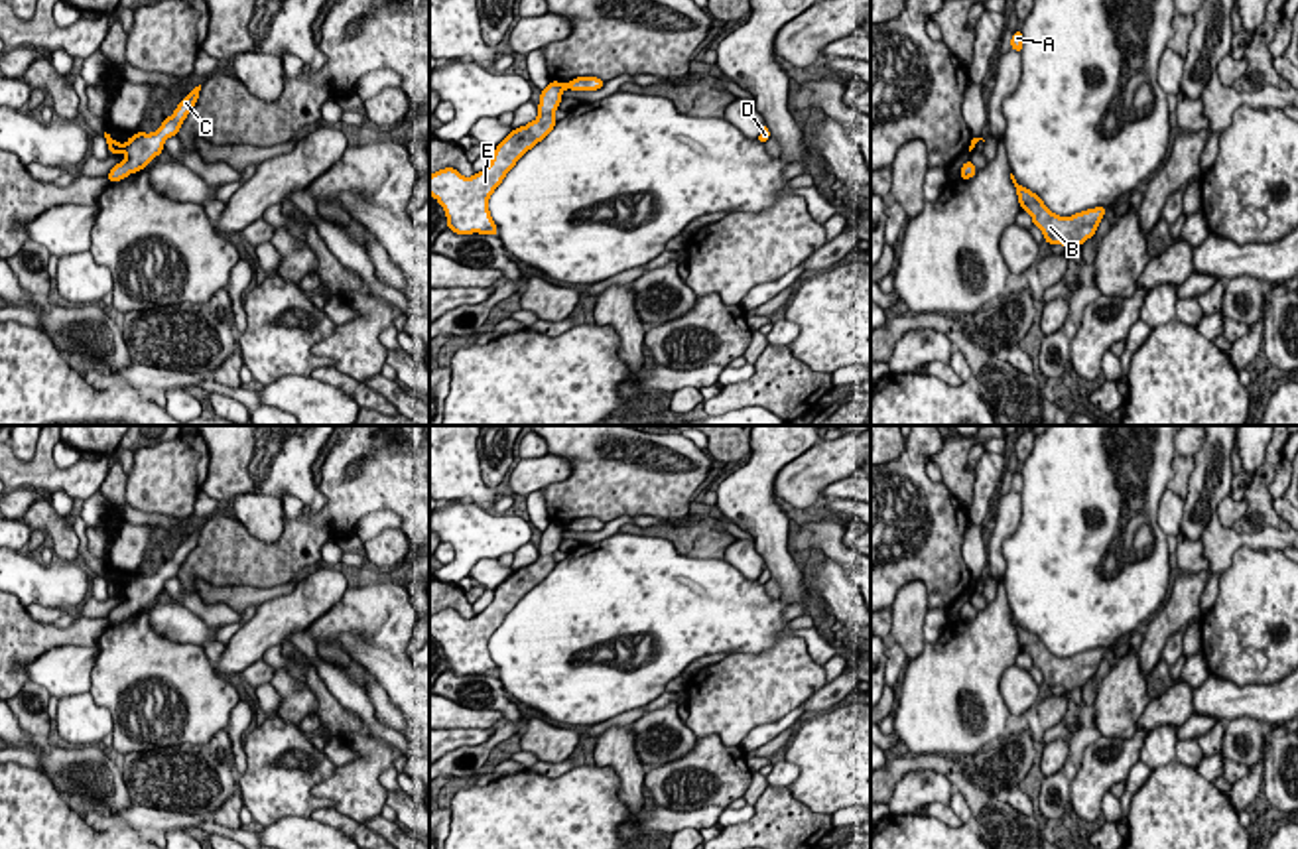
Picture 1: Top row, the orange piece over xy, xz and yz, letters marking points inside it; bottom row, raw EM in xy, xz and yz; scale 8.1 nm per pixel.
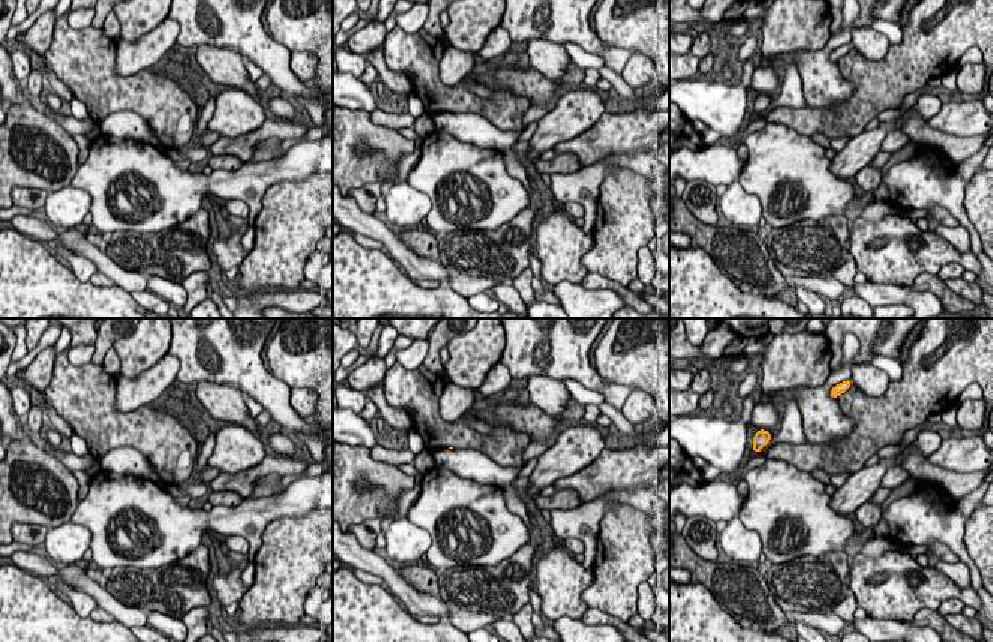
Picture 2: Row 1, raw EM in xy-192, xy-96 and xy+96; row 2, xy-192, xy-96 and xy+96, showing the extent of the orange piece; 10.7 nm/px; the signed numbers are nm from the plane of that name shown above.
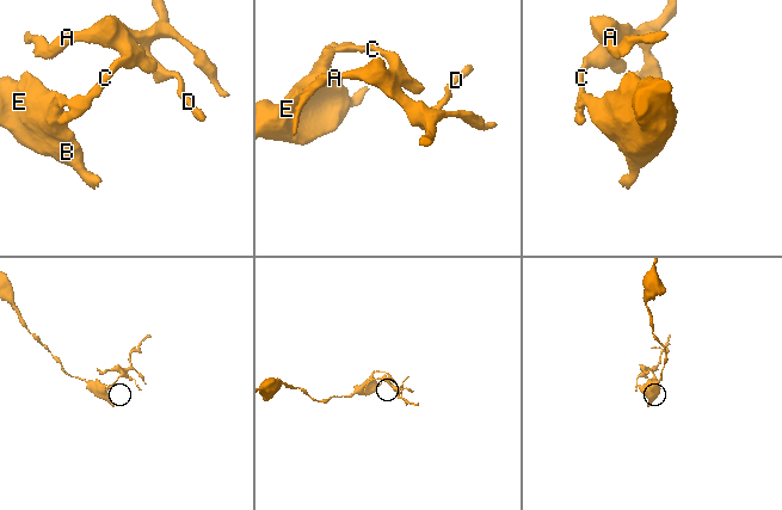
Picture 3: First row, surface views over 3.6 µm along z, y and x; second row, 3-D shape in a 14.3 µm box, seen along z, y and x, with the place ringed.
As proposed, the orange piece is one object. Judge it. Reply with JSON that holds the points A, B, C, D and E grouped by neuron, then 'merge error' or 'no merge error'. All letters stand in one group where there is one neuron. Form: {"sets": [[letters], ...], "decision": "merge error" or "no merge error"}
{"sets": [["A", "C", "D"], ["B", "E"]], "decision": "merge error"}

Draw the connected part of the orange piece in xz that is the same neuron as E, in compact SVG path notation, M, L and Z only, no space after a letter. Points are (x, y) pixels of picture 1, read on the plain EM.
M550 522L540 534L538 559L512 571L492 595L492 603L473 619L445 609L429 617L429 636L437 640L447 658L447 670L457 676L498 678L488 652L488 640L516 603L542 583L557 565L553 554L559 550L563 524Z

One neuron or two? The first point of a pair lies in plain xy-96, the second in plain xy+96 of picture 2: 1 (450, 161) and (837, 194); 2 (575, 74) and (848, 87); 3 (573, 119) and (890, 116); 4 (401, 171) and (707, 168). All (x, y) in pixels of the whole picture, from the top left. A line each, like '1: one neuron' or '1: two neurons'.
1: one neuron
2: two neurons
3: two neurons
4: one neuron

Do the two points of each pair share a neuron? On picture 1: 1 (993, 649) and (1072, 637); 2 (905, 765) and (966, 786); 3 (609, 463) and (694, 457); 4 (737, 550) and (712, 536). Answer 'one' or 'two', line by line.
1: two
2: one
3: one
4: two

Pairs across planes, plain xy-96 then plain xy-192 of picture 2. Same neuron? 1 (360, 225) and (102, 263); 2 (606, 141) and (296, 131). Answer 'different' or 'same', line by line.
1: different
2: same

